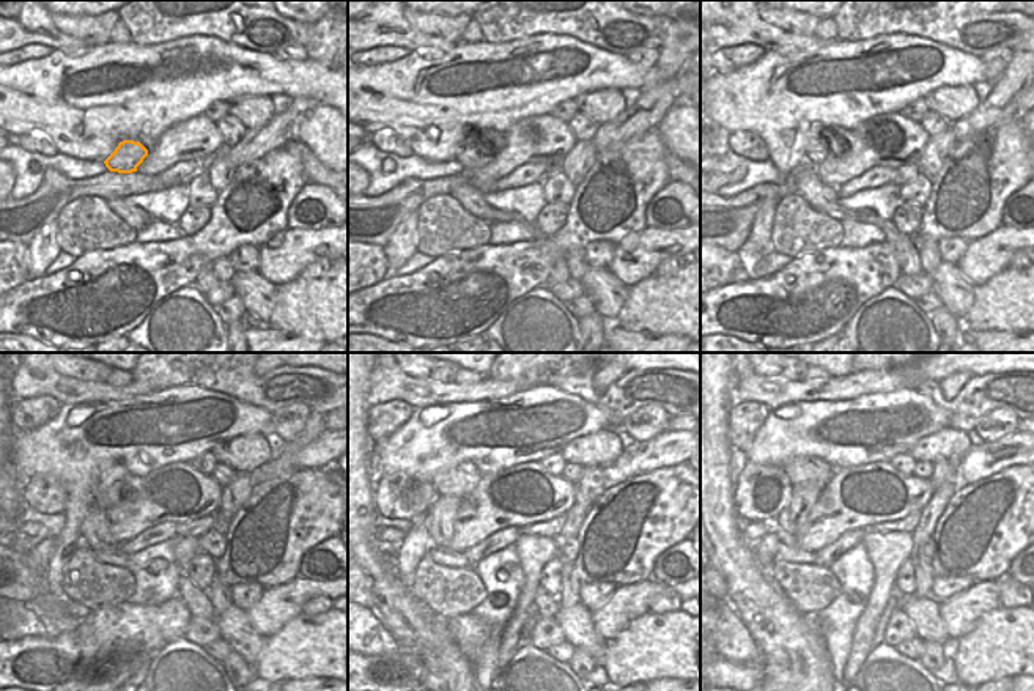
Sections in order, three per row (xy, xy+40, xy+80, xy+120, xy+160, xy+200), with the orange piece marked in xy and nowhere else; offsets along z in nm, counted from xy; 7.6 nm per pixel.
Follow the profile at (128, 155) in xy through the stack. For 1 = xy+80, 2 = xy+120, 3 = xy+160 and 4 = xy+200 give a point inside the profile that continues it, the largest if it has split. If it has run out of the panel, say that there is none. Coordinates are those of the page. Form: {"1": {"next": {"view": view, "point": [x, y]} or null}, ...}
{"1": {"next": {"view": "xy+80", "point": [819, 148]}}, "2": {"next": {"view": "xy+120", "point": [109, 491]}}, "3": {"next": {"view": "xy+160", "point": [461, 480]}}, "4": {"next": {"view": "xy+200", "point": [800, 469]}}}

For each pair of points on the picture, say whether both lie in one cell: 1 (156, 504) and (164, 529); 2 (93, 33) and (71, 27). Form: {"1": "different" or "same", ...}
{"1": "different", "2": "same"}

